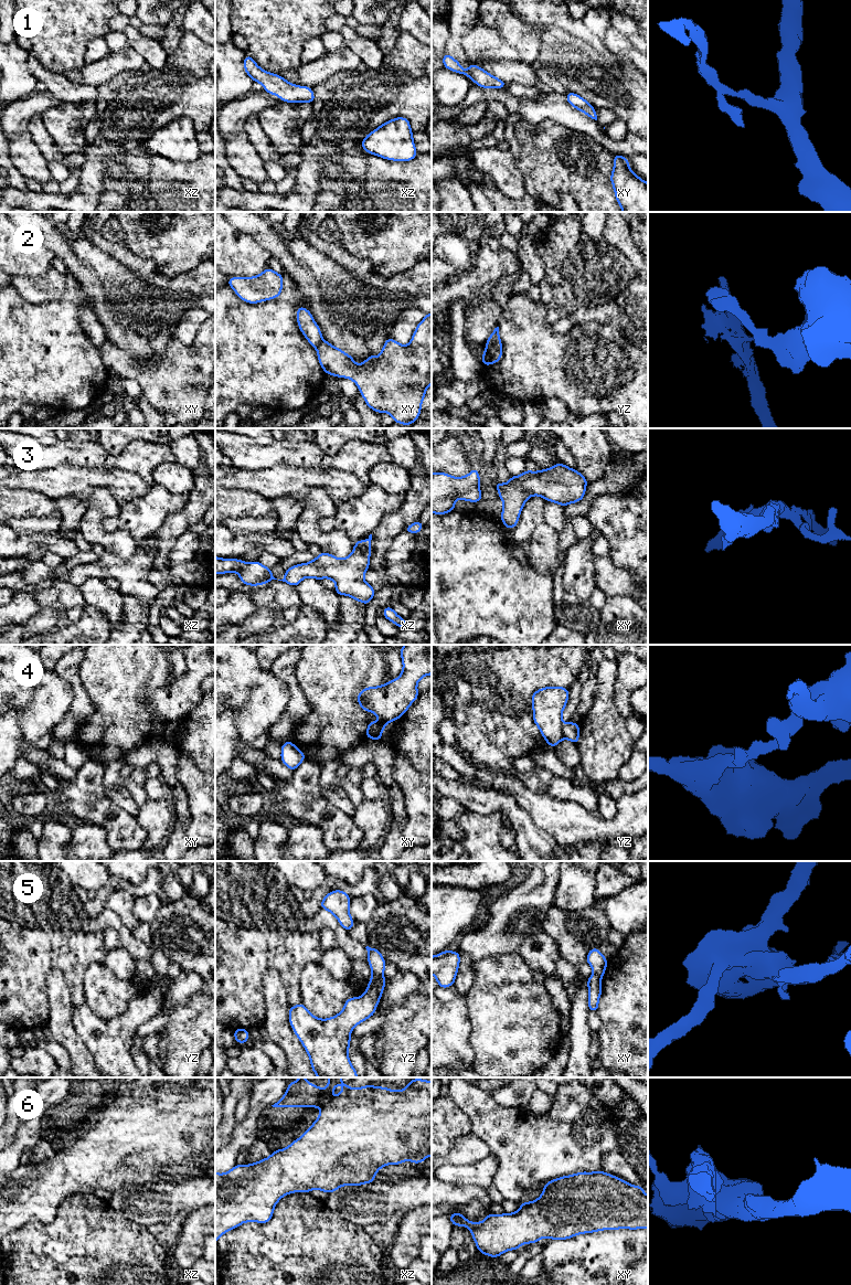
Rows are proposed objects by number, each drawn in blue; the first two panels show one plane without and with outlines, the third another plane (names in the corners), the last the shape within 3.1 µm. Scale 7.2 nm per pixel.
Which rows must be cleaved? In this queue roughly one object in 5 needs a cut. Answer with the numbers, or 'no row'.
2, 4, 5

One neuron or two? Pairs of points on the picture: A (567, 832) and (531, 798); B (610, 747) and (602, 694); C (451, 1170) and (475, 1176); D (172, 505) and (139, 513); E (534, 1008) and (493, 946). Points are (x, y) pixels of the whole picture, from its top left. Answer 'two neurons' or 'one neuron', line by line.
A: one neuron
B: one neuron
C: one neuron
D: one neuron
E: two neurons

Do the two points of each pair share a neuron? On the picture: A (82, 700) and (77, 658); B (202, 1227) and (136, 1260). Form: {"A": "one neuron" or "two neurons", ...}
{"A": "one neuron", "B": "two neurons"}

